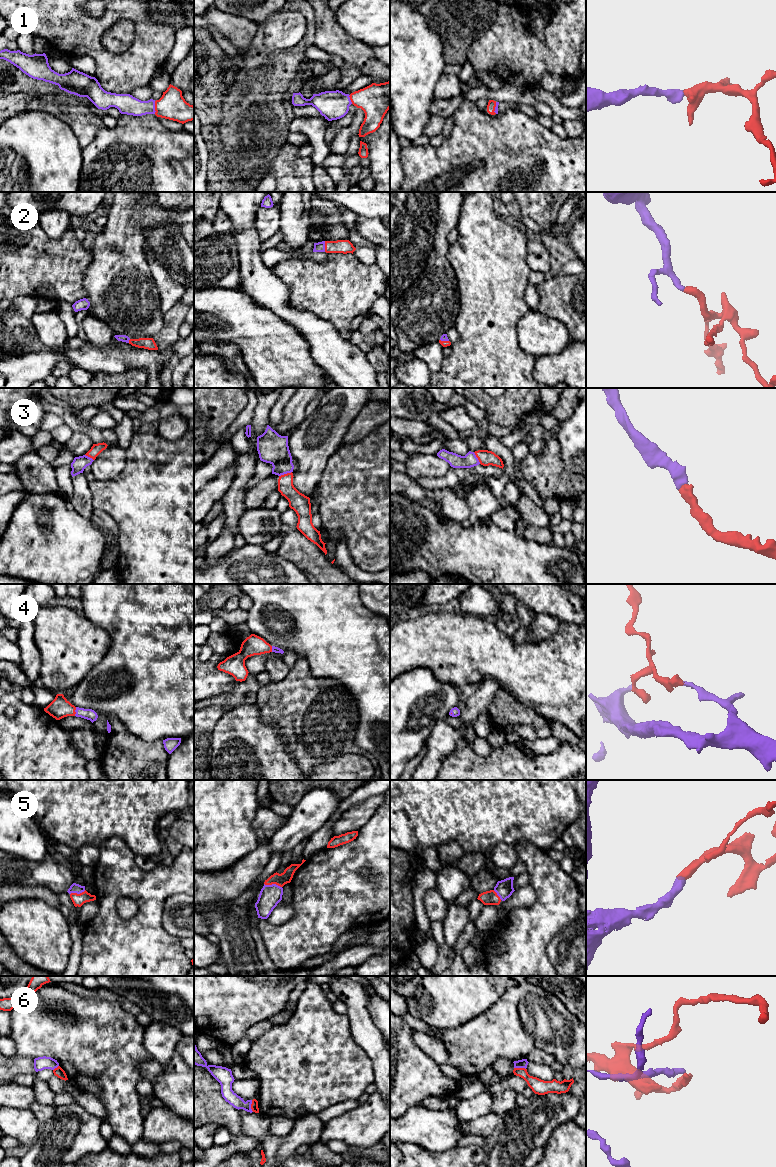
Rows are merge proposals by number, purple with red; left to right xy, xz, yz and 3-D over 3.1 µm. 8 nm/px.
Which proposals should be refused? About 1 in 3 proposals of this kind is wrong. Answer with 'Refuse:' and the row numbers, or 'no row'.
Refuse: 6

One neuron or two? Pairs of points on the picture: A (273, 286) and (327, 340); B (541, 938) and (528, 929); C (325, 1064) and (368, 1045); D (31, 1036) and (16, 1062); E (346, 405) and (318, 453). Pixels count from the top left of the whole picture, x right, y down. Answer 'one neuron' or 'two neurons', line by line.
A: one neuron
B: one neuron
C: two neurons
D: two neurons
E: one neuron

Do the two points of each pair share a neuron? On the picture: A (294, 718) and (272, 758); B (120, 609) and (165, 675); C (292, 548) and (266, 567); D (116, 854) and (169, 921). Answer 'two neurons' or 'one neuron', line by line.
A: two neurons
B: one neuron
C: two neurons
D: two neurons

